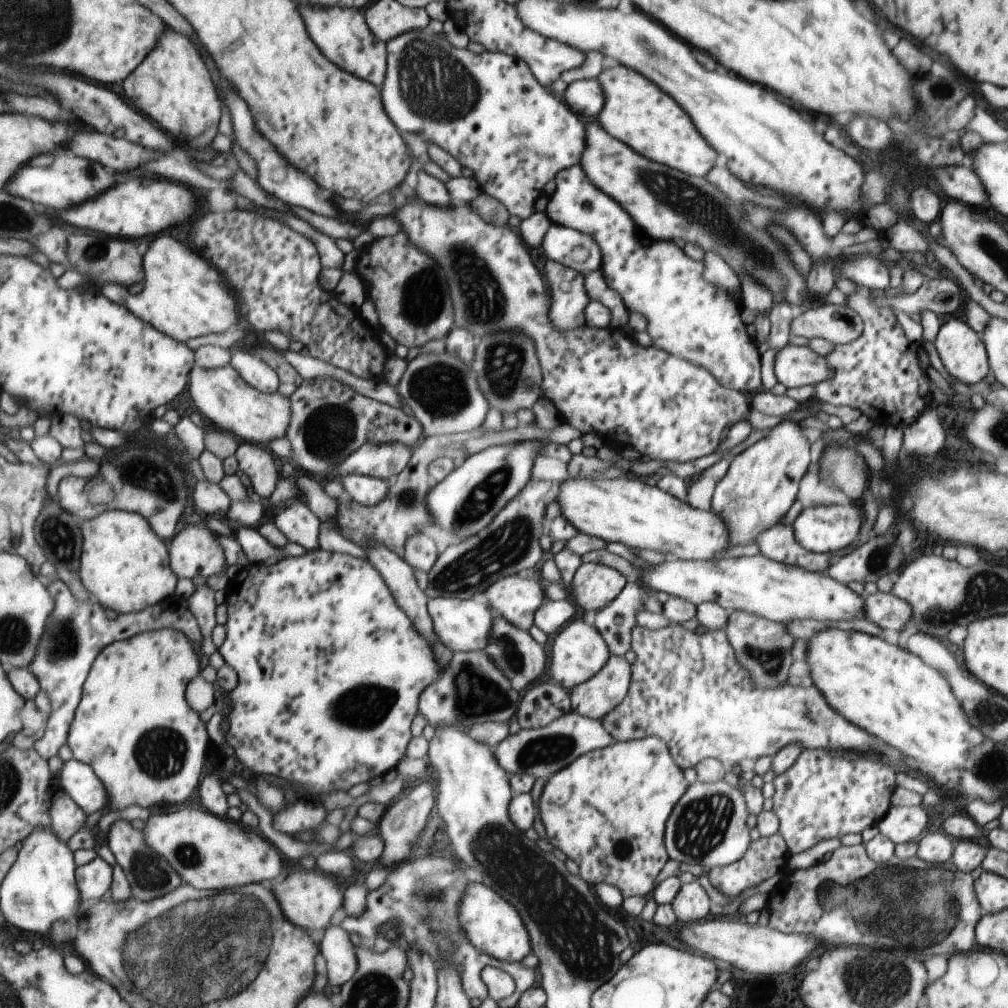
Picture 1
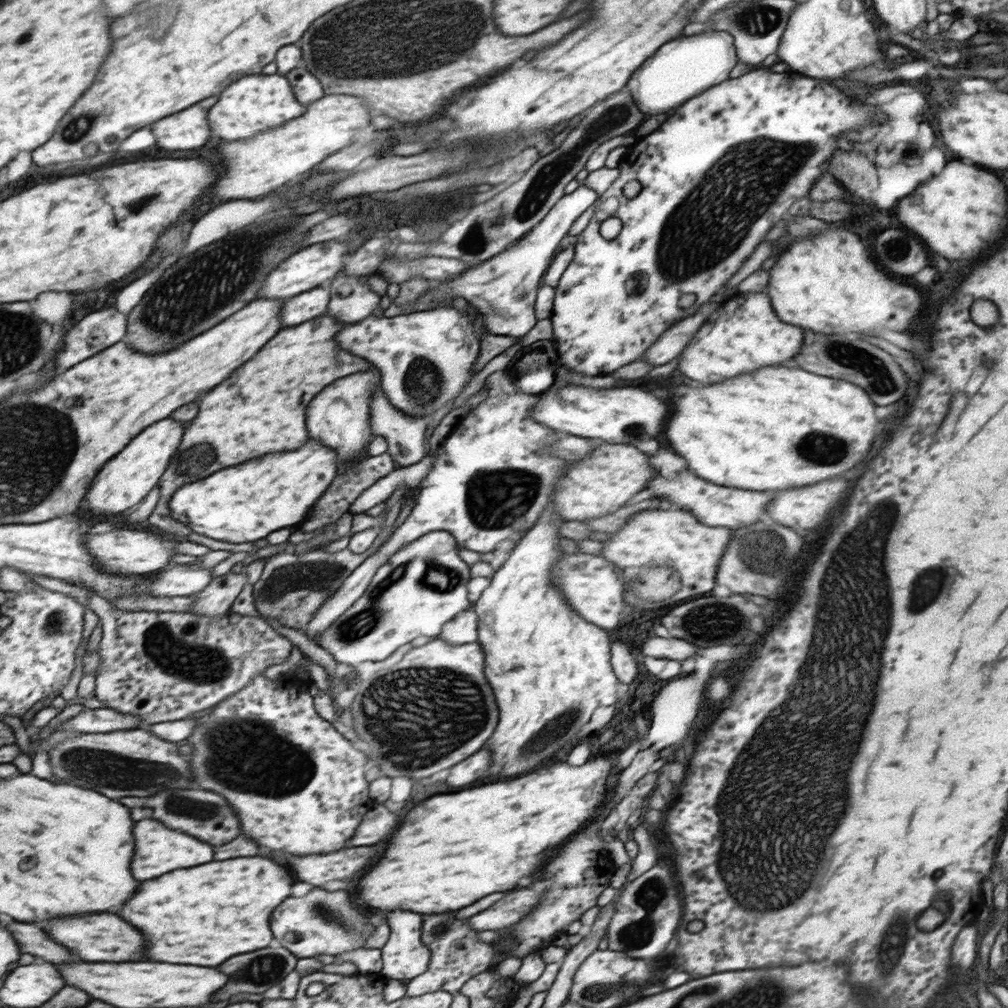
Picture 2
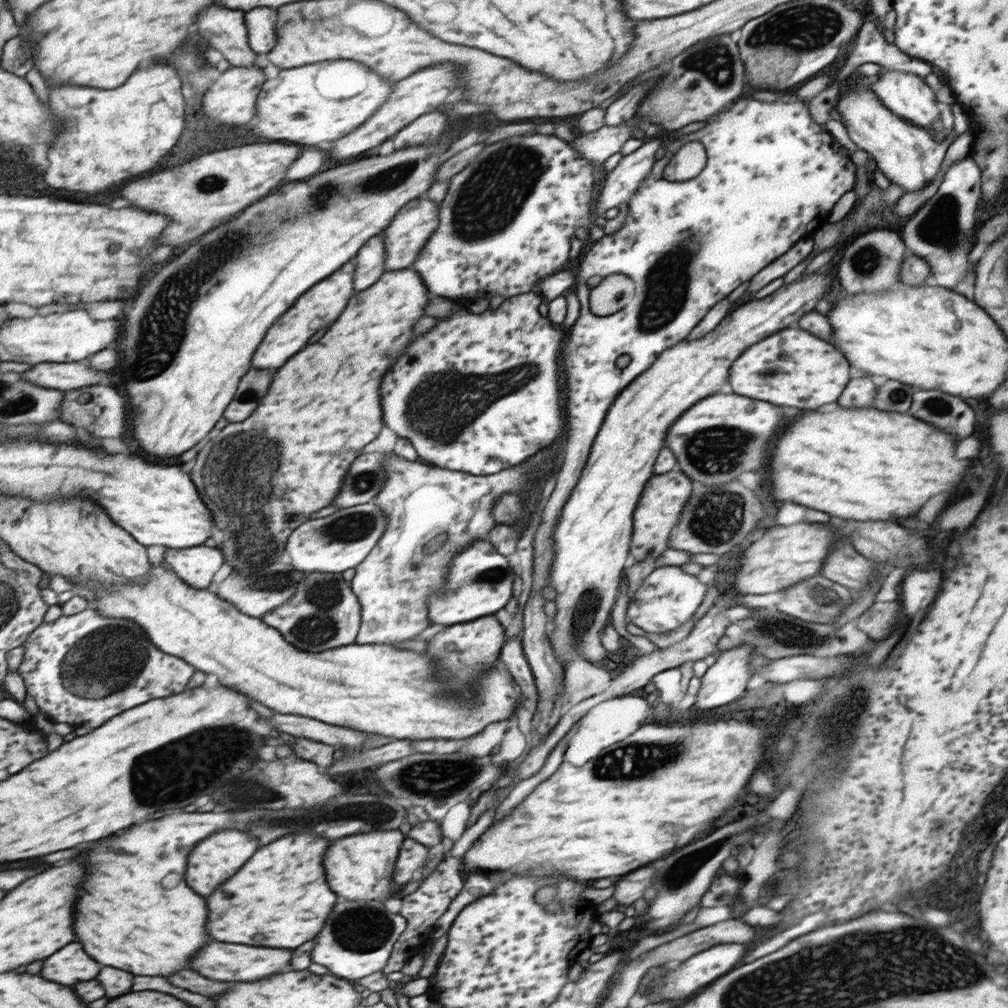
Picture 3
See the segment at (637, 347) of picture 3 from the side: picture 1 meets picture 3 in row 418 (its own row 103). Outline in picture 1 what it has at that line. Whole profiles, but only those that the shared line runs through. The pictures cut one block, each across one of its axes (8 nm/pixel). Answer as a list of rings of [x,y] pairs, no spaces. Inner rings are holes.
[[[595,79],[570,82],[562,96],[573,112],[590,120],[599,114],[604,106],[604,93],[600,83]]]

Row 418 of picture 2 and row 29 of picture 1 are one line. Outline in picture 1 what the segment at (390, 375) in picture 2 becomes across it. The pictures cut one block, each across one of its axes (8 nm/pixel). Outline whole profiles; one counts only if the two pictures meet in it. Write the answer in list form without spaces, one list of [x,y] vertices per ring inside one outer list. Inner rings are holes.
[[[430,29],[409,31],[388,40],[386,56],[387,74],[384,76],[383,86],[385,88],[381,88],[381,96],[385,96],[385,112],[389,112],[389,116],[393,116],[393,120],[397,120],[397,128],[401,128],[401,132],[415,132],[415,134],[423,136],[422,139],[426,145],[436,144],[457,160],[462,168],[469,168],[473,172],[472,176],[481,192],[501,202],[509,215],[527,219],[533,212],[533,202],[537,200],[541,188],[564,168],[577,165],[580,156],[583,155],[583,124],[579,122],[579,118],[573,112],[569,112],[569,108],[565,104],[561,106],[561,102],[547,90],[547,87],[539,83],[524,60],[489,51],[471,54],[466,49],[458,49],[449,42],[445,42],[443,36],[439,36]]]

